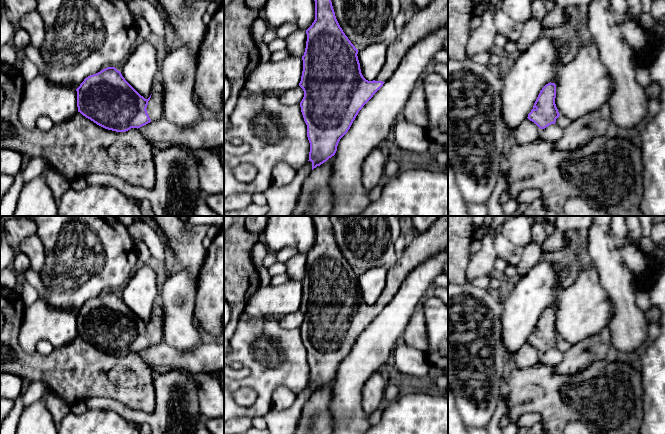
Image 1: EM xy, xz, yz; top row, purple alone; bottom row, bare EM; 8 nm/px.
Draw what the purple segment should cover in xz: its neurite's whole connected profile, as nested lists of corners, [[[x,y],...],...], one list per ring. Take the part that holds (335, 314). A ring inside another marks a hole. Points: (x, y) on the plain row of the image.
[[[312,216],[315,244],[306,254],[307,265],[299,307],[304,315],[300,331],[307,349],[310,367],[308,385],[312,386],[312,394],[335,379],[340,363],[348,356],[359,335],[393,299],[407,276],[427,259],[448,250],[448,216],[439,216],[428,231],[412,239],[396,263],[389,267],[381,295],[373,305],[368,305],[361,297],[358,273],[345,259],[336,243],[330,217]]]

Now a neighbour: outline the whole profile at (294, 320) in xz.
[[[298,310],[286,316],[279,317],[279,321],[280,326],[284,329],[300,328],[304,321],[304,315],[300,310]]]

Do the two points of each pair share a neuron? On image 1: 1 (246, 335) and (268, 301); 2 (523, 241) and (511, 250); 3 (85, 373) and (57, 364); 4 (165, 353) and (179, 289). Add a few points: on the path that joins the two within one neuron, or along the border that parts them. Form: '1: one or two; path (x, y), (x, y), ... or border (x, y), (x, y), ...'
1: two; border (278, 316), (251, 317)
2: two; border (499, 231), (512, 243), (523, 248)
3: one; path (78, 371), (64, 371)
4: two; border (163, 341), (181, 351), (190, 350)

